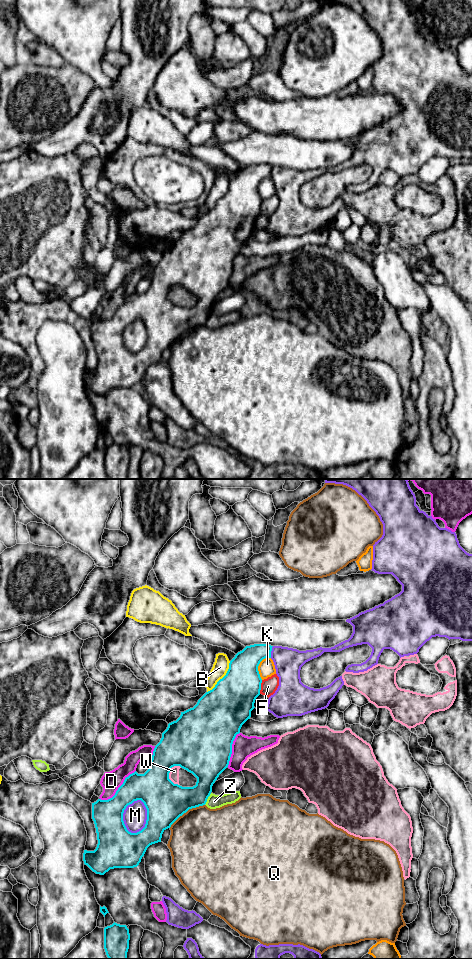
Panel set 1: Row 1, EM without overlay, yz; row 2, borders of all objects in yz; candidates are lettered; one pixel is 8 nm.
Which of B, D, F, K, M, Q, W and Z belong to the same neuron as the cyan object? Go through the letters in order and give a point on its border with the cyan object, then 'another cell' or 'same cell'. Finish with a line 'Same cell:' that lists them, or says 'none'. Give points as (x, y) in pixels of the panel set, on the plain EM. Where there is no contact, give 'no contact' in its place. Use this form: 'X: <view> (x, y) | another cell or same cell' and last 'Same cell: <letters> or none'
B: yz (223, 197) | another cell
D: yz (118, 308) | another cell
F: yz (260, 207) | another cell
K: yz (258, 185) | another cell
M: yz (147, 339) | another cell
Q: yz (186, 331) | another cell
W: yz (168, 296) | another cell
Z: yz (207, 318) | another cell
Same cell: none

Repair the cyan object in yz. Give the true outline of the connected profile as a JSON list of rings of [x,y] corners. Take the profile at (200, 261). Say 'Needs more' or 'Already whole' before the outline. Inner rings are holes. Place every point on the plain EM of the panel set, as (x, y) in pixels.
Already whole. [[[254,164],[246,166],[238,172],[229,183],[226,195],[220,199],[215,207],[206,212],[197,224],[184,232],[180,237],[168,244],[162,253],[160,262],[155,266],[149,289],[144,294],[136,291],[125,298],[123,304],[118,308],[115,315],[108,320],[98,319],[92,323],[92,339],[95,344],[98,364],[94,371],[84,370],[83,381],[96,394],[104,395],[114,388],[134,388],[139,385],[147,368],[155,363],[161,362],[163,352],[189,329],[203,326],[212,312],[212,306],[219,295],[228,287],[232,274],[232,264],[237,254],[240,253],[242,245],[251,237],[251,231],[255,228],[254,223],[260,215],[262,199],[258,186],[265,178],[271,178],[271,165]],[[174,286],[192,293],[196,298],[193,307],[182,307],[174,304],[169,299],[170,289]],[[141,320],[147,329],[147,340],[145,347],[137,352],[131,353],[127,350],[123,333],[126,327],[134,321]]]

